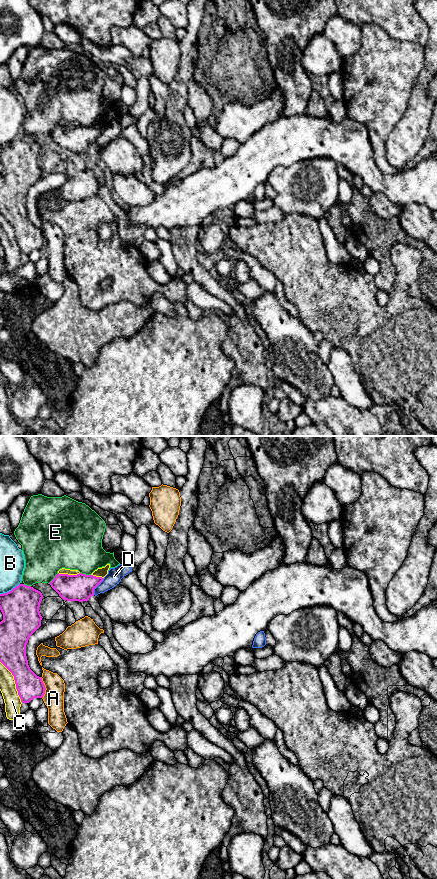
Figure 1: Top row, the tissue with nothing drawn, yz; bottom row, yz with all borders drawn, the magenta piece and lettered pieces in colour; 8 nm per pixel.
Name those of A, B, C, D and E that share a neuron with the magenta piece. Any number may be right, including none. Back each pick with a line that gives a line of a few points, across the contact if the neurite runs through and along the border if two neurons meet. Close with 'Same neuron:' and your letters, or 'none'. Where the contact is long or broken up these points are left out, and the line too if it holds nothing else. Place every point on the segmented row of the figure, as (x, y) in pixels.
Same neuron: none

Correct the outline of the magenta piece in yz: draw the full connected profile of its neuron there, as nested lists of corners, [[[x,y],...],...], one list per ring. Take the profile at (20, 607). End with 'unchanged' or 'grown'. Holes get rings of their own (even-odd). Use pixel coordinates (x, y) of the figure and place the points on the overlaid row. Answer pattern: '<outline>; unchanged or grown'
[[[19,584],[11,591],[0,594],[0,610],[3,620],[0,622],[0,662],[14,676],[16,689],[22,703],[29,703],[34,698],[43,698],[45,685],[29,667],[26,645],[30,636],[41,626],[42,616],[39,611],[43,595],[31,586]]]; unchanged

